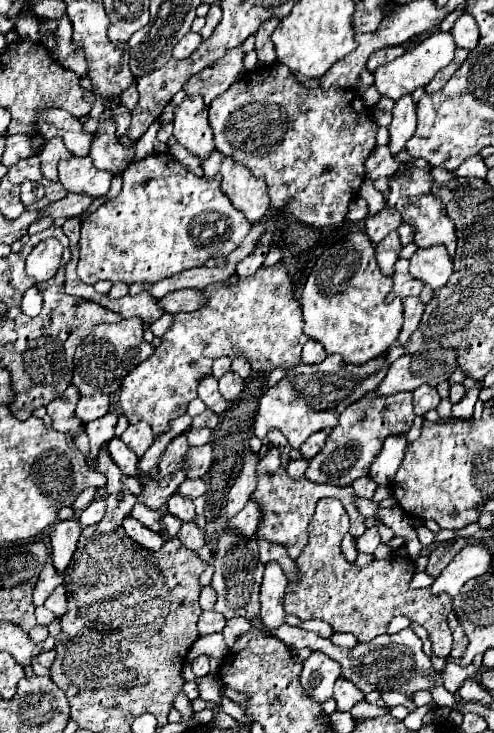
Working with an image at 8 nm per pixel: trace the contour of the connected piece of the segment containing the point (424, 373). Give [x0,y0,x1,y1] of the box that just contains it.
[373,350,457,396]

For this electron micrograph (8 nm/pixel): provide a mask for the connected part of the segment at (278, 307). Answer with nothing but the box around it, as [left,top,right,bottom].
[119,262,309,436]

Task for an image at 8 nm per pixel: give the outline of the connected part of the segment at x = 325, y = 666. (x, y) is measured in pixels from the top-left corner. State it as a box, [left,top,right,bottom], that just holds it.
[301,652,341,702]

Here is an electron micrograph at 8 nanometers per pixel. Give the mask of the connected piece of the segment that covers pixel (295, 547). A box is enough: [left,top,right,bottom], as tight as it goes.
[251,446,365,560]

